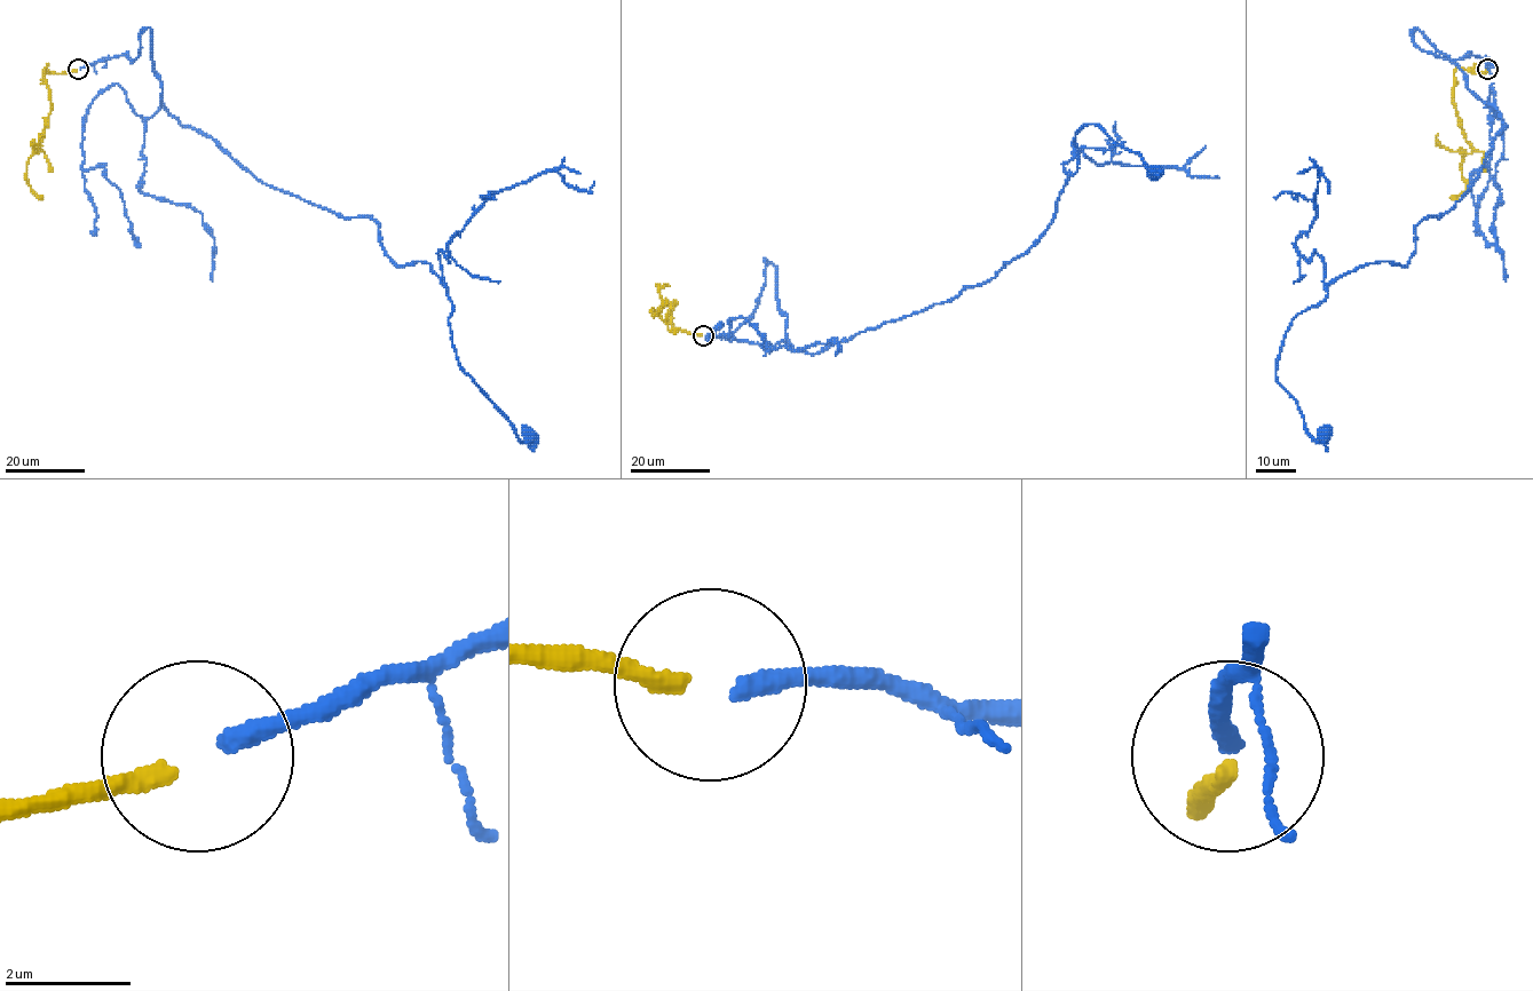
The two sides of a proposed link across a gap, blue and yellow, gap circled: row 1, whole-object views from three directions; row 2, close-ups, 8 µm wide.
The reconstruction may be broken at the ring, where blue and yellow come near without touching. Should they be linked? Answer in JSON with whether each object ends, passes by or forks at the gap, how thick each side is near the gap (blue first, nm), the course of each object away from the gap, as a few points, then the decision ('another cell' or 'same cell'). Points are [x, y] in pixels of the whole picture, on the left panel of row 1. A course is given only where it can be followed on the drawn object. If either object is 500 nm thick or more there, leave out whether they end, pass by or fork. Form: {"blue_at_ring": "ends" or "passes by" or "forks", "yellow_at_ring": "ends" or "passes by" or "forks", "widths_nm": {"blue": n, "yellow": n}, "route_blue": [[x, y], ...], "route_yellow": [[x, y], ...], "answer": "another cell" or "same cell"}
{"blue_at_ring": "ends", "yellow_at_ring": "ends", "widths_nm": {"blue": 320, "yellow": 300}, "route_blue": [[80, 69], [134, 60], [151, 30], [170, 112], [427, 262], [458, 364], [531, 435]], "route_yellow": [[77, 70], [49, 73], [44, 70], [50, 112], [39, 150], [26, 163], [25, 179], [30, 189], [40, 197]], "answer": "same cell"}

